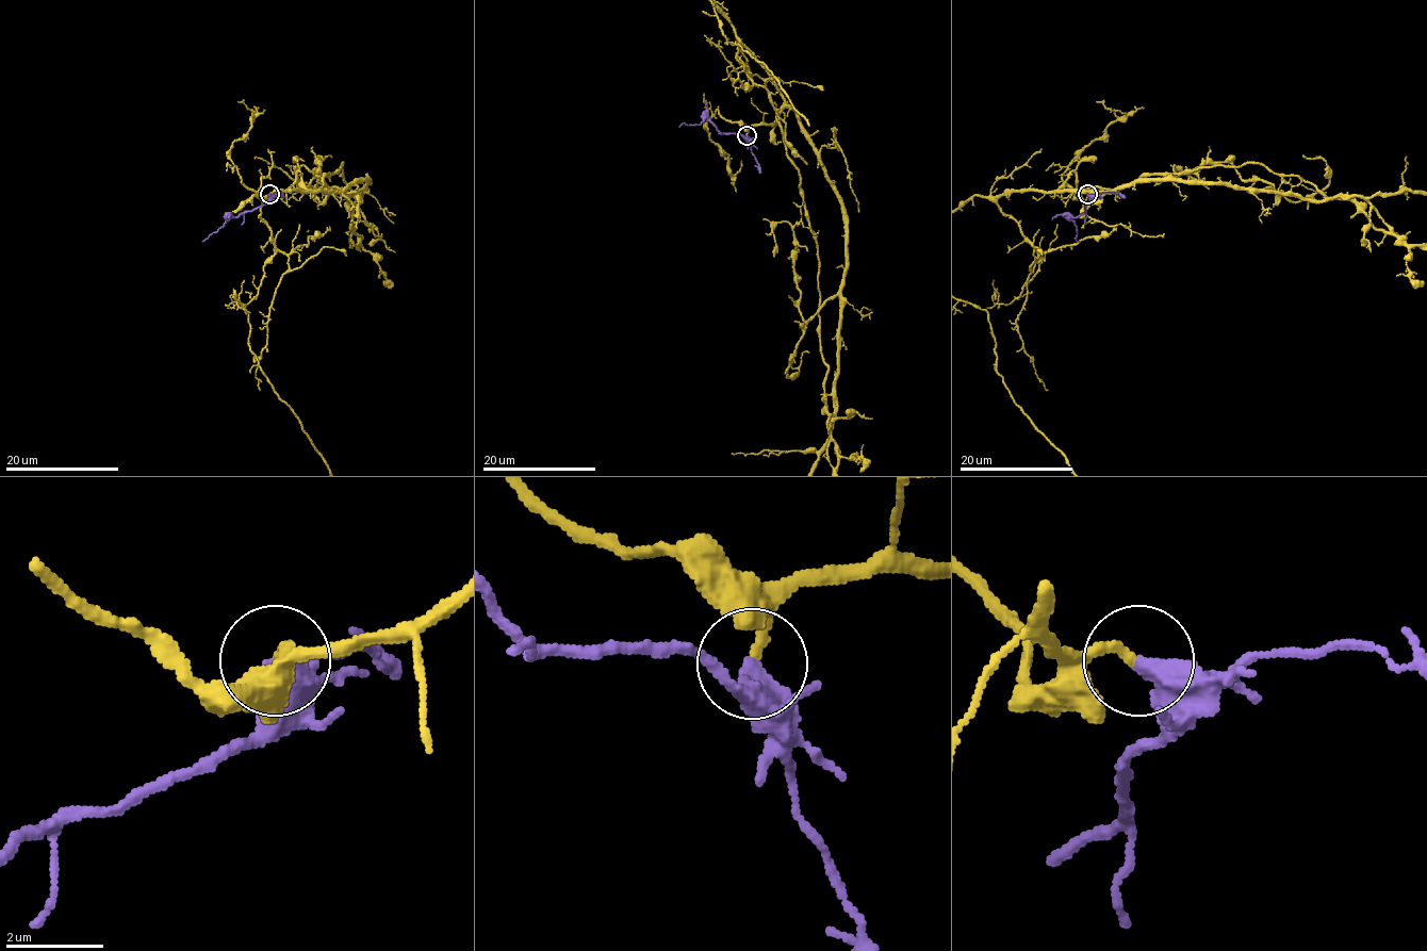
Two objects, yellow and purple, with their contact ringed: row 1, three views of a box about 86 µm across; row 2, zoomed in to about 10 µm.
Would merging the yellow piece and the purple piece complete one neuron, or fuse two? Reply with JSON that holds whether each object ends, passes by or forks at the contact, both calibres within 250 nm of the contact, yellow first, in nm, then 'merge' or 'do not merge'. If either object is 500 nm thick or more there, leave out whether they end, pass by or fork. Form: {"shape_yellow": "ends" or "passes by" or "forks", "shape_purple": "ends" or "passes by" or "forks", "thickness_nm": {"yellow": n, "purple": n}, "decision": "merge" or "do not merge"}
{"thickness_nm": {"yellow": 220, "purple": 500}, "decision": "merge"}

